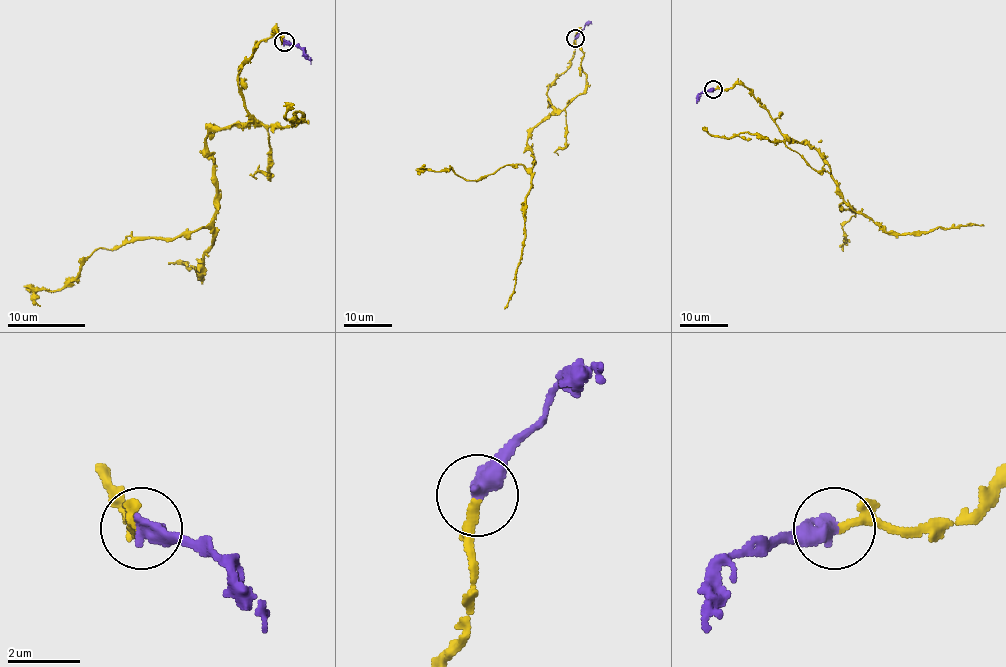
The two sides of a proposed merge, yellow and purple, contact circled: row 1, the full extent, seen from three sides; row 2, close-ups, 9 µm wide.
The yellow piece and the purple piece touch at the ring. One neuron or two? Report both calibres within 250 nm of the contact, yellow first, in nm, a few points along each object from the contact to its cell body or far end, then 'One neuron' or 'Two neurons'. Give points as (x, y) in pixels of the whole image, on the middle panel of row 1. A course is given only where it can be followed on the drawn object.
Thickness 190 nm (yellow) against 500 nm. Course of yellow: (575, 39), (568, 68), (547, 92), (552, 111), (527, 140), (533, 161), (525, 240), (513, 294), (504, 308). Course of purple: (575, 38), (591, 21). One neuron

